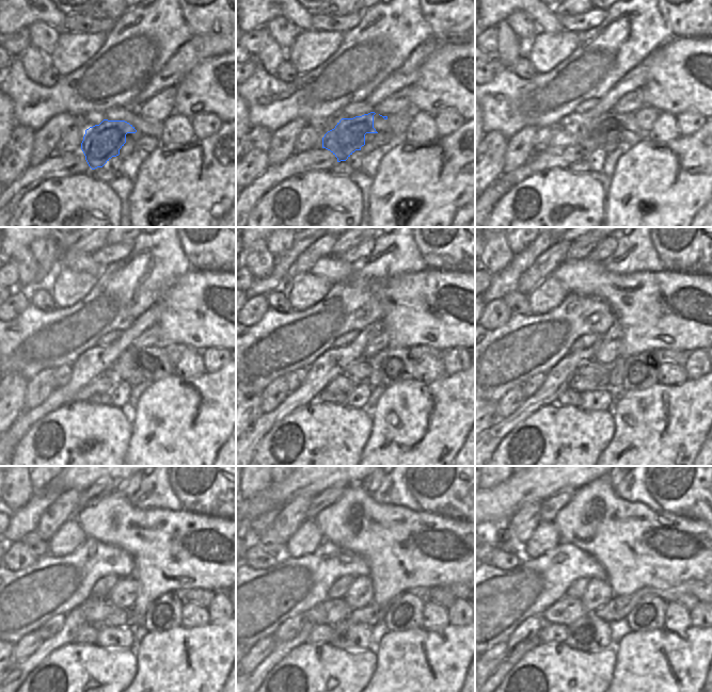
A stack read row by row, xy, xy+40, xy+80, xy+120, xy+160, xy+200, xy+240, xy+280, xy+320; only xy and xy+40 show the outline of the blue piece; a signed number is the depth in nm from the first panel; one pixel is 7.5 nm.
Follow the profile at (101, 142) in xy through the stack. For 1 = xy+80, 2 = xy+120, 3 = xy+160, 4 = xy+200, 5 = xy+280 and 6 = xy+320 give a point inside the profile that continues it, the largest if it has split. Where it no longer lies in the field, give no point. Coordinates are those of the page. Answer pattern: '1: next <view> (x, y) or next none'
1: next xy+80 (592, 138)
2: next xy+120 (153, 364)
3: next xy+160 (395, 366)
4: next xy+200 (639, 371)
5: next xy+280 (405, 612)
6: next xy+320 (647, 615)

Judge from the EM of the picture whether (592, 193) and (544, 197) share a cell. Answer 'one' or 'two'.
one

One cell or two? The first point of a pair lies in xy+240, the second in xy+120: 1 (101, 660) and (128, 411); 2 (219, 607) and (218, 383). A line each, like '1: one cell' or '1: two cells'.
1: two cells
2: two cells

